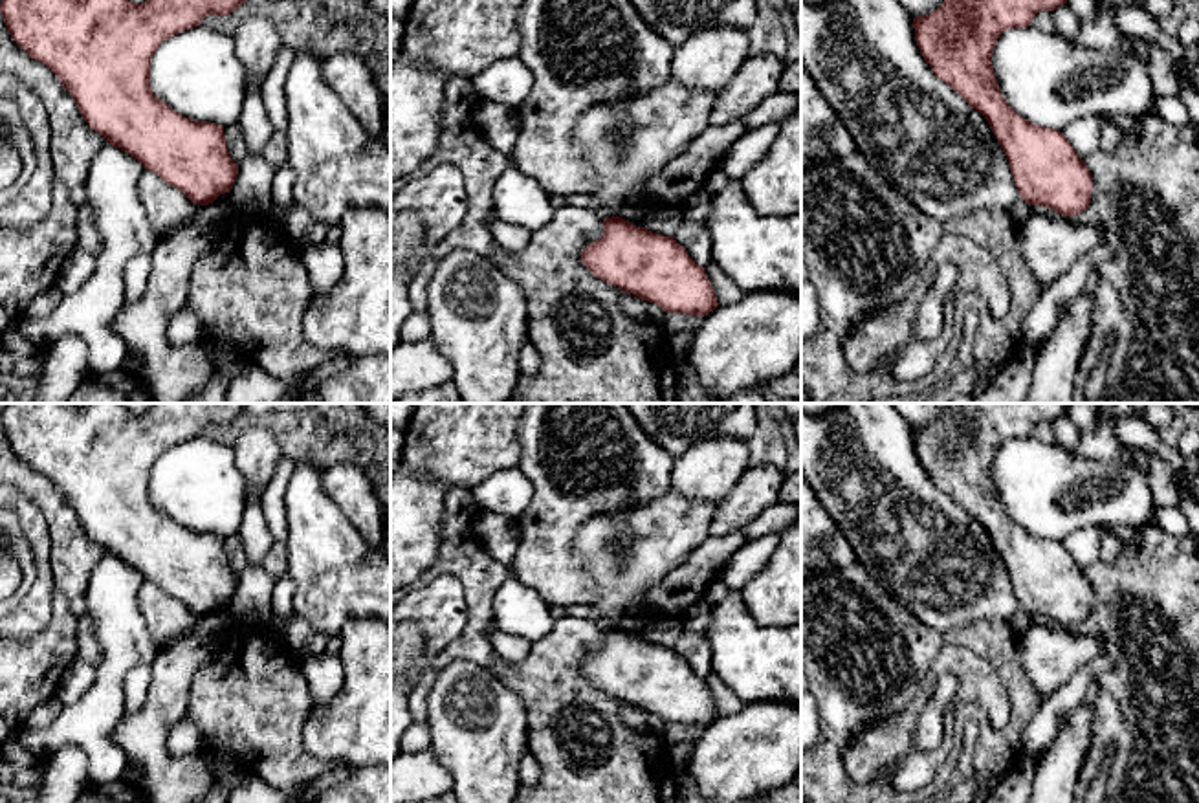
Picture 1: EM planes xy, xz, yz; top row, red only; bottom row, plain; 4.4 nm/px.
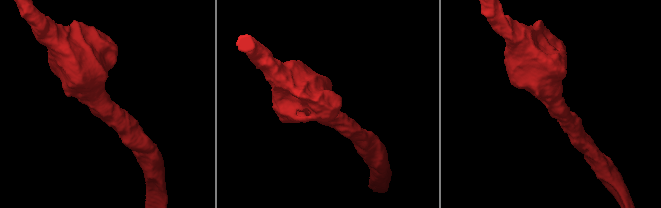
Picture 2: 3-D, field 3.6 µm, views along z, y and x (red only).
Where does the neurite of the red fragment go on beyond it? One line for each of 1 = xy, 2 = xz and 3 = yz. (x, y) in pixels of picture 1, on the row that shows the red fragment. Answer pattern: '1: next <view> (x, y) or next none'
1: next none
2: next none
3: next none

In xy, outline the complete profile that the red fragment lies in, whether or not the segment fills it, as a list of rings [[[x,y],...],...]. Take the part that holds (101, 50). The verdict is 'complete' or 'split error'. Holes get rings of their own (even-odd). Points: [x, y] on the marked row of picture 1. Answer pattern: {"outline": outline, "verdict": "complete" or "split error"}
{"outline": [[[2,0],[11,38],[46,64],[72,94],[88,126],[108,145],[180,189],[191,202],[213,204],[233,189],[238,165],[227,152],[224,126],[174,112],[150,88],[150,62],[160,44],[200,26],[207,15],[226,16],[246,0]]], "verdict": "complete"}

